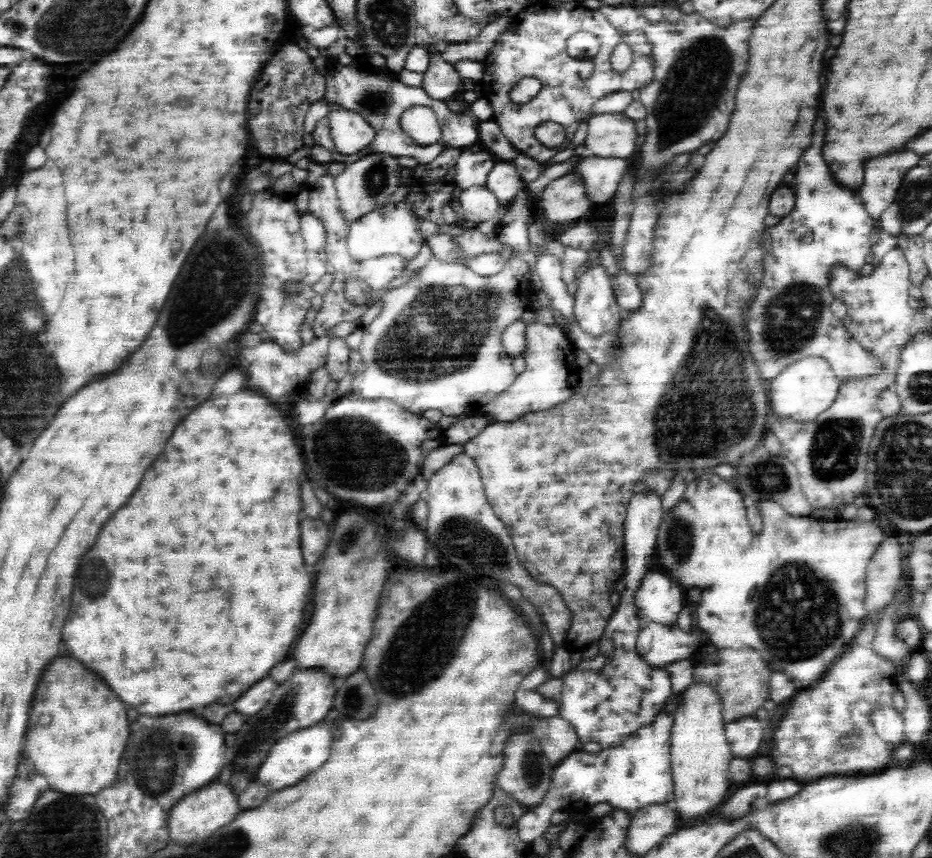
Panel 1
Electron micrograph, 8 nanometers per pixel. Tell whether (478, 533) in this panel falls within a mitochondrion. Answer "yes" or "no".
yes

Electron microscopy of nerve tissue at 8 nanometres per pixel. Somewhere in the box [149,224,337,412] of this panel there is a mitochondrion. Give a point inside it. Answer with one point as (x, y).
(178, 341)

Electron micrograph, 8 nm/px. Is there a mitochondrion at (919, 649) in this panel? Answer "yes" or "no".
no

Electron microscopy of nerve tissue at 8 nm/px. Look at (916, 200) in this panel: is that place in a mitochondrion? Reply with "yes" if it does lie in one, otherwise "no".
yes

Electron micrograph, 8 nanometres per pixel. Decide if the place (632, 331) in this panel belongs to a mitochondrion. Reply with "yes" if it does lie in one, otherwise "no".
no

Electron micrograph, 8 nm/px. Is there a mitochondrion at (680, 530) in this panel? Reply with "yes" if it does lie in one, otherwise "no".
yes

